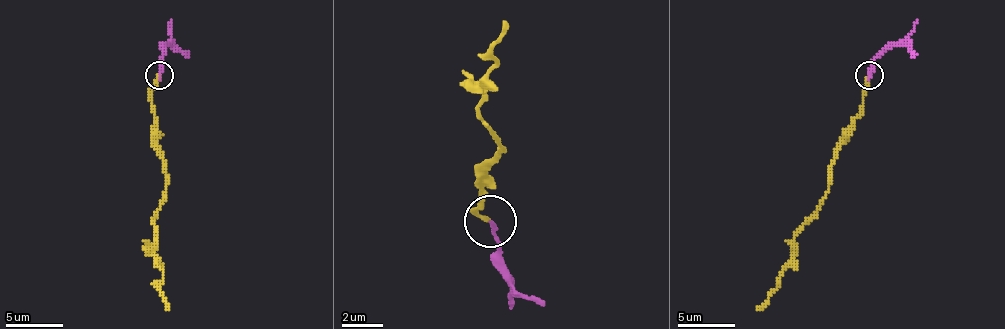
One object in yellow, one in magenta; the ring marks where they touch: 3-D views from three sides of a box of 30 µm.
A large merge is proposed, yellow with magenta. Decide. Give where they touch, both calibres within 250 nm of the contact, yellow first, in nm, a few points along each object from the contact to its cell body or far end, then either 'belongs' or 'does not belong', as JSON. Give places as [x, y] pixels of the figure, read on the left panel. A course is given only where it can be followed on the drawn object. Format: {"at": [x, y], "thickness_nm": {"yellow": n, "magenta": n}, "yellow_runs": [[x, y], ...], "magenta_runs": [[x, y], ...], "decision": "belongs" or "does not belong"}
{"at": [159, 75], "thickness_nm": {"yellow": 240, "magenta": 240}, "yellow_runs": [[160, 74], [151, 109], [166, 192], [154, 218], [154, 261], [168, 309]], "magenta_runs": [[160, 74], [163, 46], [171, 37], [171, 20]], "decision": "belongs"}

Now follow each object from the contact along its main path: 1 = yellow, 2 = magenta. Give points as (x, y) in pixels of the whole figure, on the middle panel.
1: (491, 220), (476, 210), (481, 179), (502, 148), (481, 117), (481, 86), (496, 65), (491, 55), (507, 19)
2: (491, 220), (496, 271), (512, 287), (512, 307)

